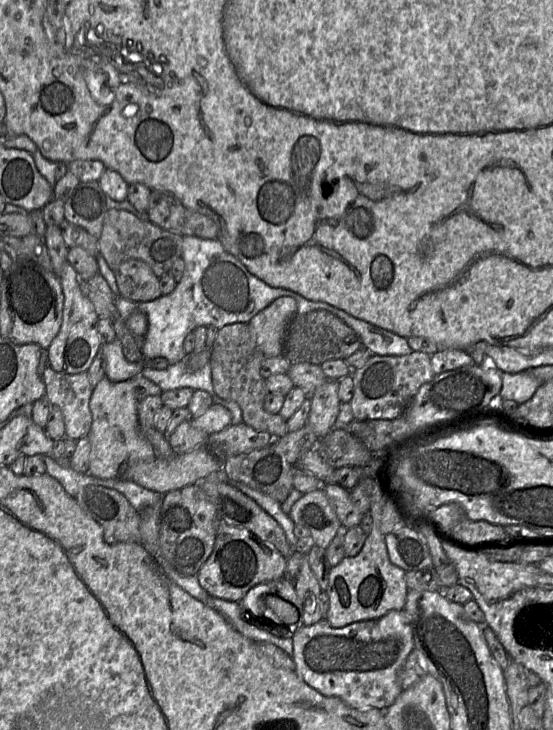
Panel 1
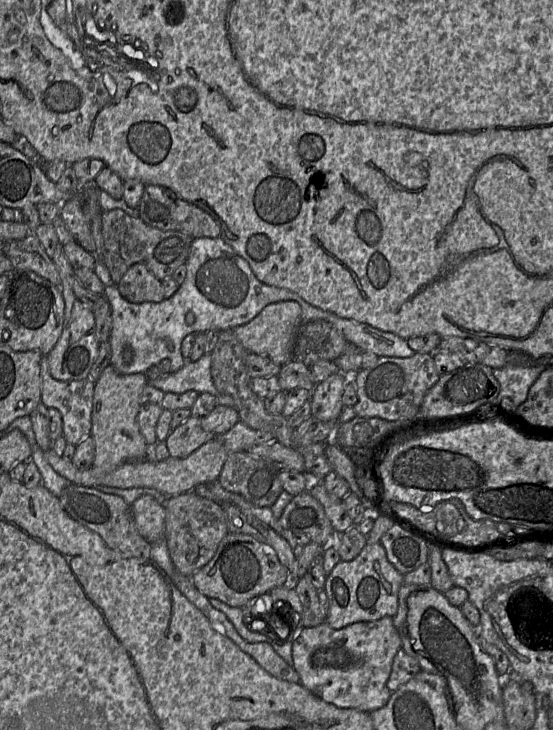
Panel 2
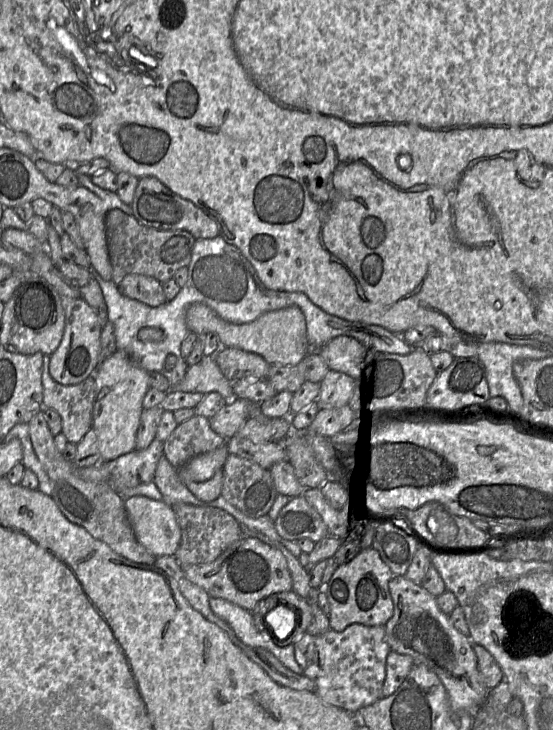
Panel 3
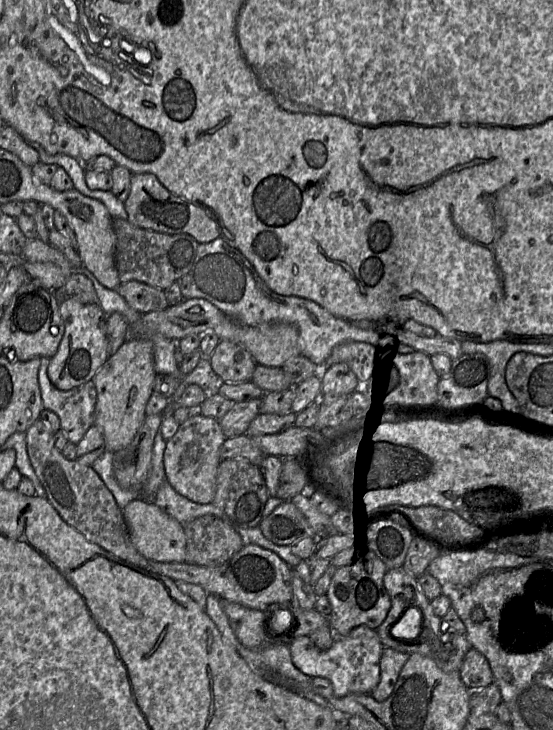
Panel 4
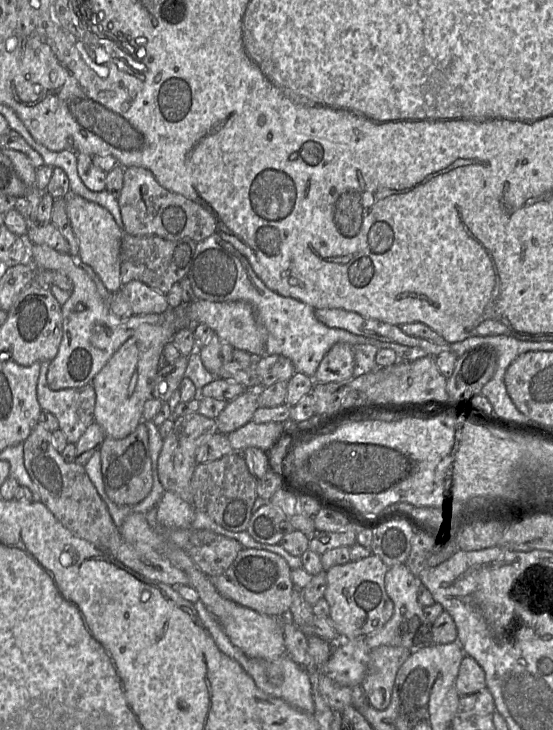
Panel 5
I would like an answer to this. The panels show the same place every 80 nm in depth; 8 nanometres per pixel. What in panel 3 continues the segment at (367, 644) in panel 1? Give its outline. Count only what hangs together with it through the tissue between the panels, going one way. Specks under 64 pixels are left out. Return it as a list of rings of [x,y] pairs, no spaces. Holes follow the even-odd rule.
[[[359,623],[351,624],[343,631],[329,629],[319,635],[304,633],[294,643],[295,660],[303,669],[303,674],[315,682],[315,693],[318,697],[326,704],[353,714],[382,698],[382,687],[386,676],[386,659],[390,651],[384,626],[366,626]]]

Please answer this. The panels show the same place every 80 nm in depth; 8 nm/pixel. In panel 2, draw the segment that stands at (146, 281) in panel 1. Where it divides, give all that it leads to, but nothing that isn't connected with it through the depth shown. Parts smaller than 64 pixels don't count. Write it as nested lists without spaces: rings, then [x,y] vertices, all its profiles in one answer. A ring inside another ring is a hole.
[[[142,263],[130,266],[117,288],[130,303],[161,302],[165,299],[161,281]]]

